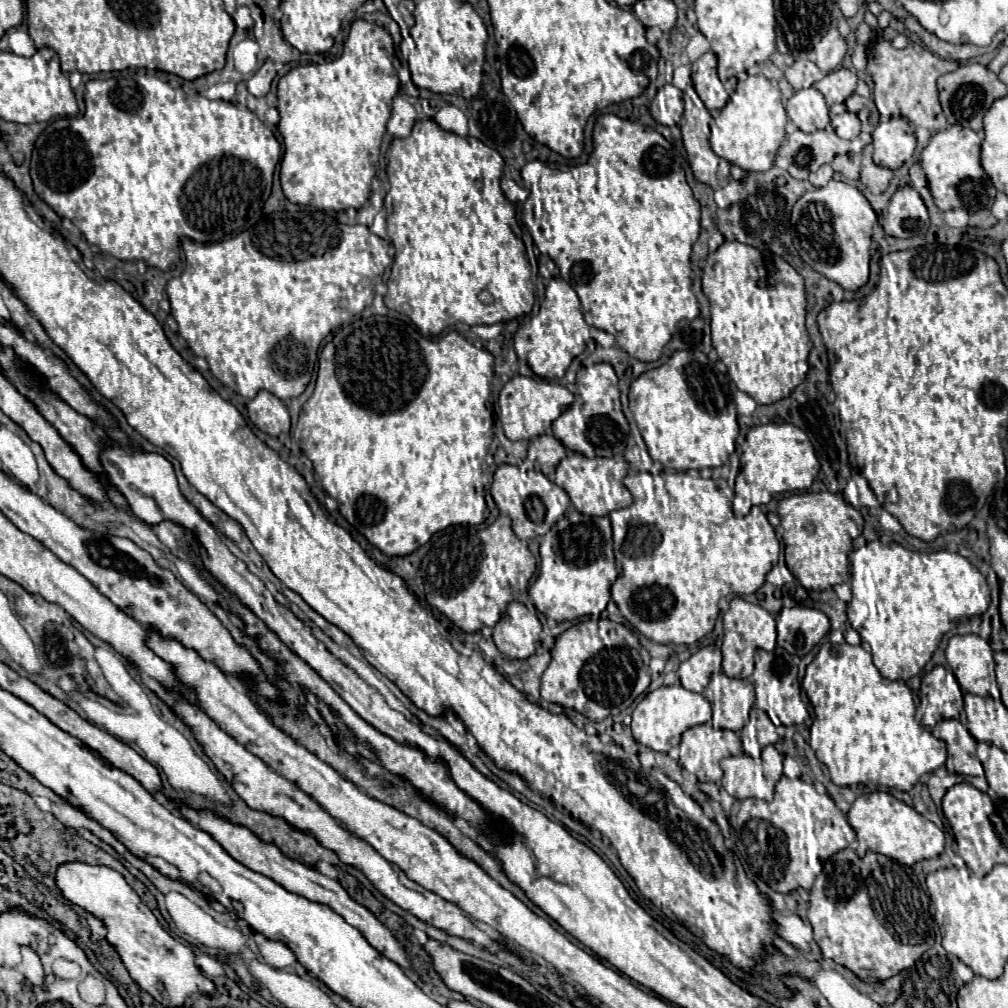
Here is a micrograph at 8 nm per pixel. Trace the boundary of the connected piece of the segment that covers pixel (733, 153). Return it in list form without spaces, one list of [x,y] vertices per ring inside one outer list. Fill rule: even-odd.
[[[771,56],[762,63],[748,61],[744,73],[730,77],[726,81],[720,79],[729,93],[730,101],[714,119],[718,129],[714,129],[714,135],[710,137],[712,149],[718,157],[726,159],[730,165],[736,165],[744,171],[759,171],[754,173],[766,173],[772,167],[788,171],[790,167],[788,161],[777,155],[776,151],[786,141],[788,135],[800,131],[792,123],[788,113],[786,119],[786,111],[784,111],[785,104],[794,94],[793,87],[785,79],[784,73],[772,63]]]

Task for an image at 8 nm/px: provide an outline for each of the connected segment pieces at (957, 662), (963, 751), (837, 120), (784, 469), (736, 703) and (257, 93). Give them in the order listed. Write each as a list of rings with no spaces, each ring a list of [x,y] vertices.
[[[954,635],[946,647],[948,660],[945,665],[939,666],[948,666],[954,671],[954,677],[958,679],[964,693],[972,693],[976,697],[992,697],[996,701],[1002,701],[996,681],[993,654],[988,641],[984,641],[978,635]]]
[[[956,719],[940,721],[934,731],[938,731],[938,737],[948,747],[948,761],[946,761],[948,773],[984,775],[982,765],[976,757],[976,739],[968,733],[966,727],[960,725],[960,721]]]
[[[850,111],[832,117],[832,127],[842,139],[856,139],[860,135],[860,119]]]
[[[768,423],[748,431],[746,449],[740,457],[740,469],[750,485],[752,503],[764,505],[780,493],[808,489],[820,471],[820,463],[808,435],[802,429],[792,423]]]
[[[722,675],[720,711],[712,711],[716,729],[740,731],[754,706],[754,685],[750,679],[730,679]]]
[[[266,61],[248,81],[248,91],[254,95],[254,97],[266,97],[266,93],[270,91],[270,83],[272,79],[276,77],[276,69],[274,69],[274,63],[272,61]]]

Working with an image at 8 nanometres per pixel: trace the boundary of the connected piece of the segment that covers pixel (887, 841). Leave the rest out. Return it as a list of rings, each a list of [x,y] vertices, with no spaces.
[[[884,791],[860,795],[848,811],[848,823],[858,835],[856,853],[860,857],[864,857],[866,851],[874,851],[902,865],[914,865],[922,859],[938,857],[944,851],[944,833],[932,821]]]

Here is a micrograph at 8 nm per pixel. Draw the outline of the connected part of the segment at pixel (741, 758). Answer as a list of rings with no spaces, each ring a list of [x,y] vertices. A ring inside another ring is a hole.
[[[738,755],[738,757],[726,757],[720,761],[720,767],[724,771],[722,777],[722,787],[732,795],[734,799],[764,799],[772,801],[774,789],[766,785],[766,779],[762,775],[760,765],[748,755]]]

